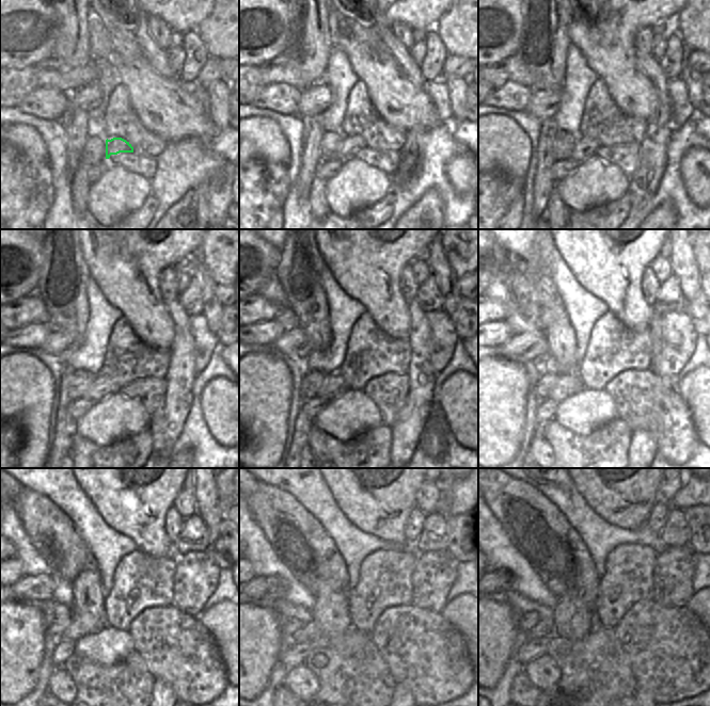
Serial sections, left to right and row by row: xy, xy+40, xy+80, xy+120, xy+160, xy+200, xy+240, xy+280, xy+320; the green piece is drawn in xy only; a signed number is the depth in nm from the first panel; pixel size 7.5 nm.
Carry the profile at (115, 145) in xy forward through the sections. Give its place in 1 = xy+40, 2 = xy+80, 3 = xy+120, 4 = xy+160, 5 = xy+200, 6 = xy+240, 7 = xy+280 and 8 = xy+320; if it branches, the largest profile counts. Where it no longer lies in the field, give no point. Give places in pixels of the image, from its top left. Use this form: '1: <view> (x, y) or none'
1: xy+40 (349, 145)
2: xy+80 (584, 147)
3: xy+120 (101, 387)
4: xy+160 (333, 386)
5: xy+200 (569, 384)
6: xy+240 (85, 624)
7: xy+280 (311, 632)
8: xy+320 (540, 629)

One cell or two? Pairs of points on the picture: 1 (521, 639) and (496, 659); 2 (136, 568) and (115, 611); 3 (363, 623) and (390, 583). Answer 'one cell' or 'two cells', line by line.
1: two cells
2: one cell
3: one cell

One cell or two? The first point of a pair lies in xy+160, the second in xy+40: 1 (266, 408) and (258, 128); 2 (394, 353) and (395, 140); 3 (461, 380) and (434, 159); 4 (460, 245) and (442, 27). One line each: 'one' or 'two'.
1: one
2: one
3: two
4: one

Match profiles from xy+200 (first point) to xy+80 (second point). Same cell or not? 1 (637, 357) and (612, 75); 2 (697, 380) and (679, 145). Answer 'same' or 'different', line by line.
1: different
2: different

